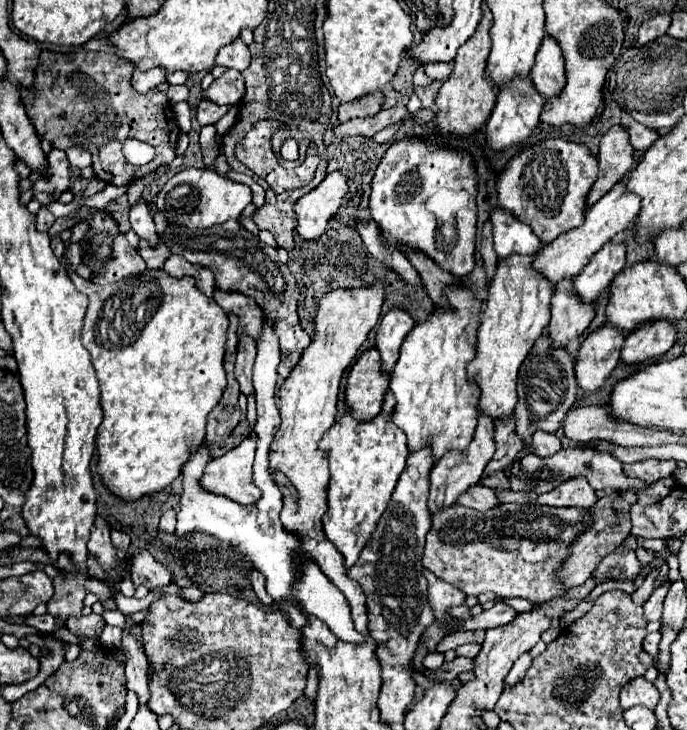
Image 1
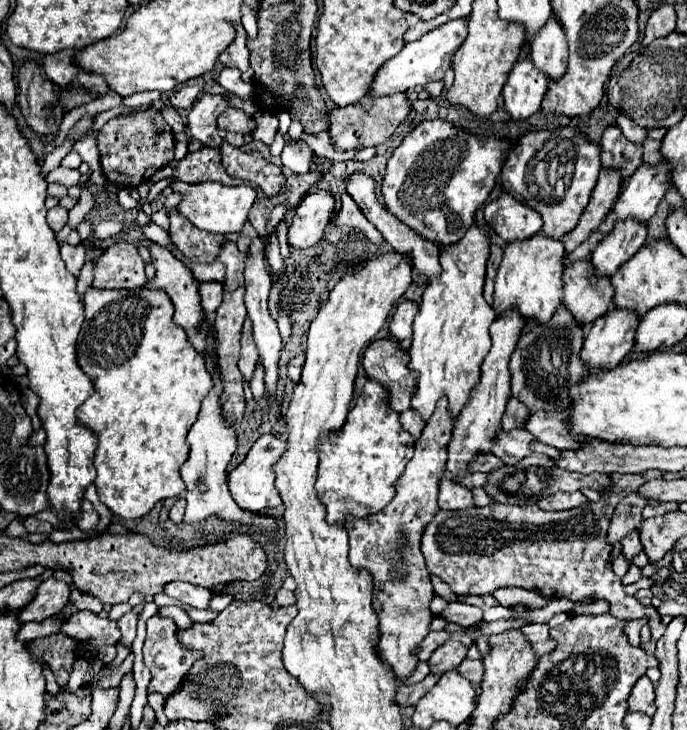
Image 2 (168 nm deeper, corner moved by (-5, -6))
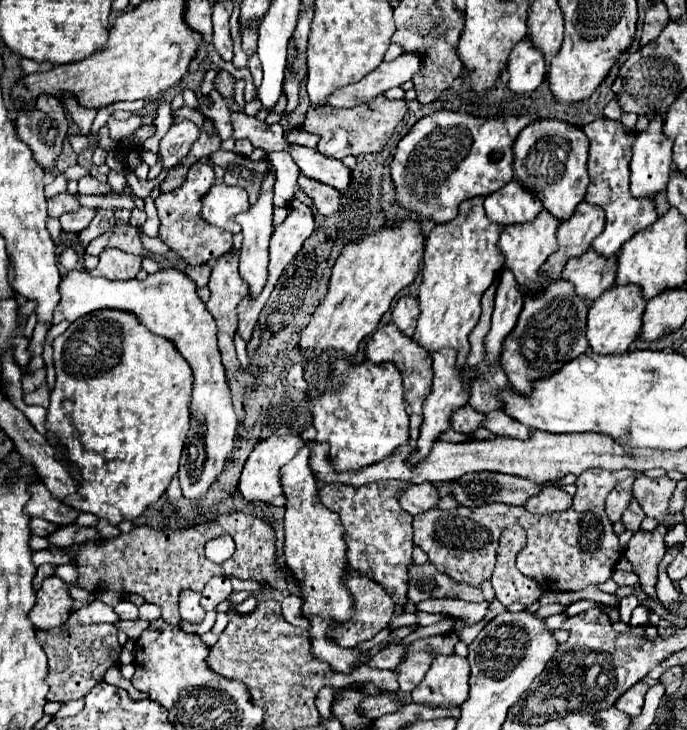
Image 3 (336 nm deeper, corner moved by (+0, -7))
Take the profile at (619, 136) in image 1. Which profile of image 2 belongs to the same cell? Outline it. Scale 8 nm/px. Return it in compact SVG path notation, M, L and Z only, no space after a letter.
M611 169L611 173L601 173L599 175L599 181L597 181L597 185L591 193L591 201L585 207L585 211L579 219L579 225L561 239L567 253L571 253L577 245L581 245L585 239L589 239L589 235L593 231L597 231L597 227L607 217L609 209L615 205L619 191L621 191L619 173L613 173L613 169Z

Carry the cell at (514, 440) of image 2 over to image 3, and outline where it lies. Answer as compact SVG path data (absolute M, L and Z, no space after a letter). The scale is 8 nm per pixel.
M462 406L460 410L454 412L452 416L452 428L456 432L464 432L464 434L472 434L476 432L478 428L482 428L482 422L484 422L484 414L476 412L472 406Z

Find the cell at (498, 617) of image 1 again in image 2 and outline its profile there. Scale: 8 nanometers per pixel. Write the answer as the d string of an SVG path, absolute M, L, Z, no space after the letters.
M429 631L429 633L425 635L425 639L423 639L423 641L419 643L419 647L417 647L417 659L419 659L419 661L427 661L429 655L431 655L441 643L445 643L447 637L449 637L447 631Z

